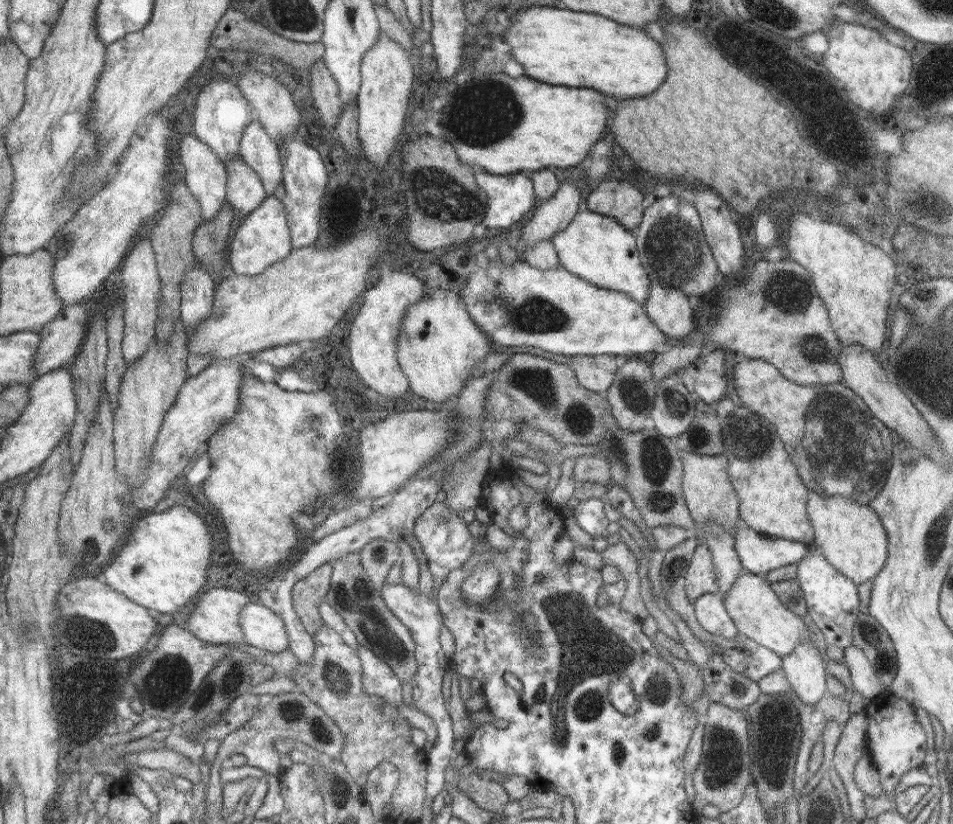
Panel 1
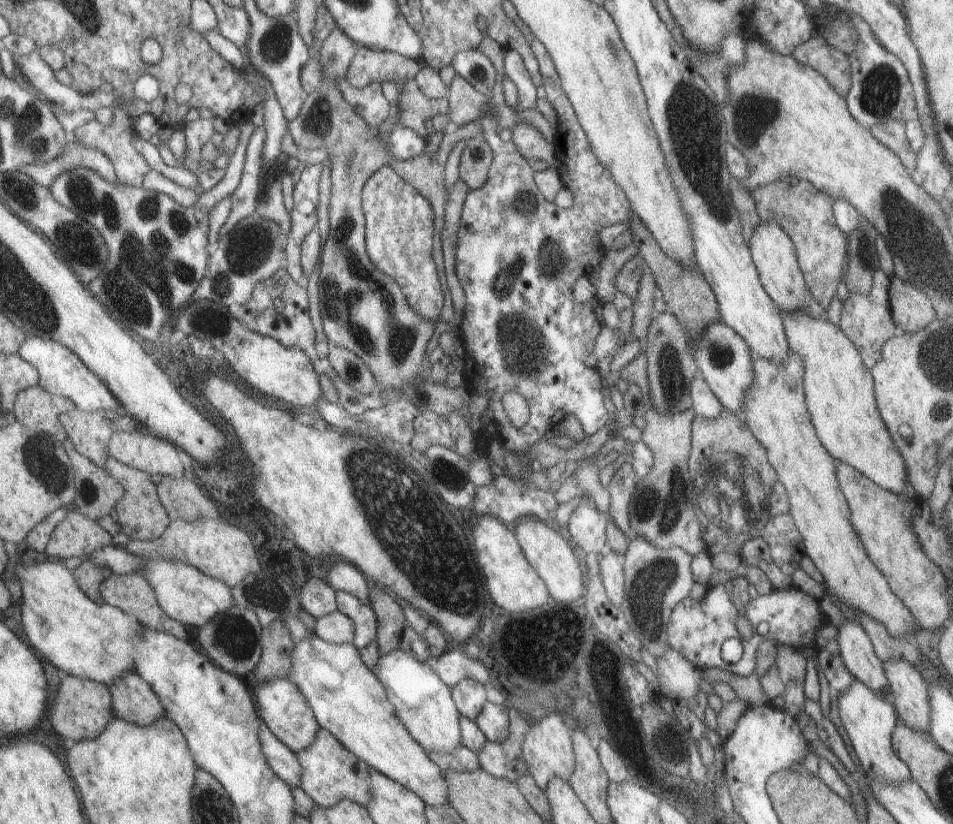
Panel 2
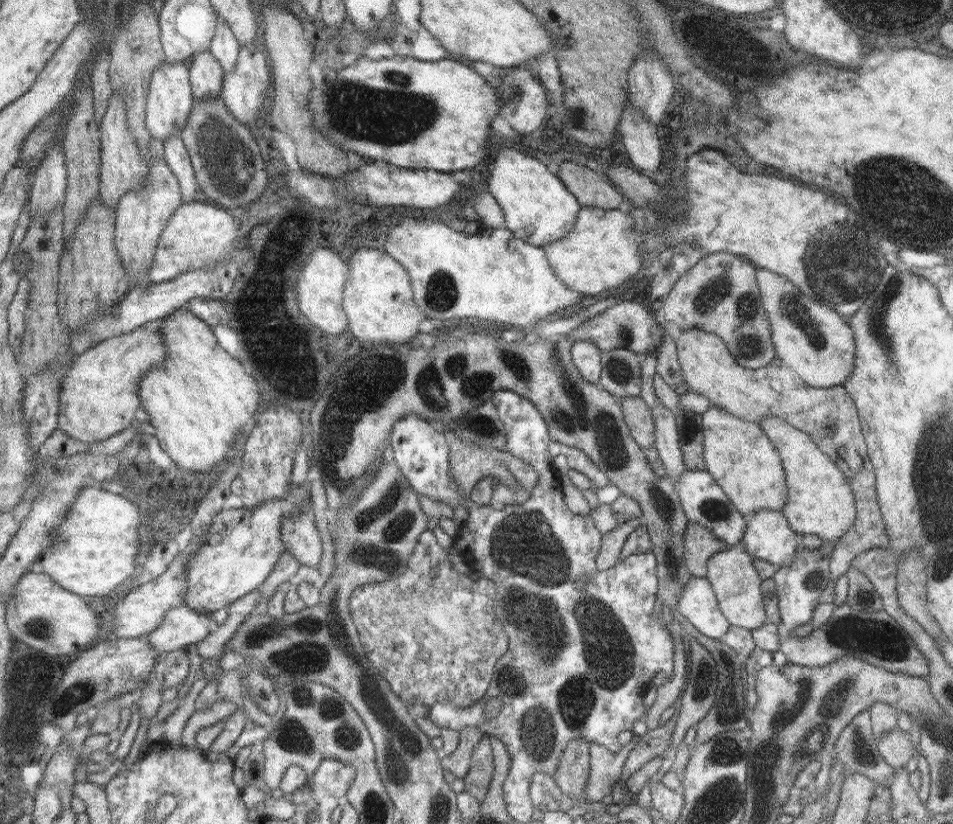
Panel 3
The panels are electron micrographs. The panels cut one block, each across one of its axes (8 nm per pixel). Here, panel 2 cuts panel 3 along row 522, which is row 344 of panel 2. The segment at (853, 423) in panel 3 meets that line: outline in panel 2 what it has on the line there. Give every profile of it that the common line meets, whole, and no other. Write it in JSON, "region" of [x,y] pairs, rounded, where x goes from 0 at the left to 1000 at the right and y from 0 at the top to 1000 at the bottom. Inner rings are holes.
{"region":[[[924,328],[918,330],[916,337],[916,352],[908,359],[899,359],[893,357],[885,371],[882,371],[882,393],[880,398],[887,403],[887,408],[897,417],[897,422],[901,425],[908,447],[916,447],[922,434],[924,434],[924,422],[935,413],[948,405],[948,400],[943,396],[939,396],[937,383],[935,383],[935,367],[933,367],[933,345],[935,337],[929,335]]]}

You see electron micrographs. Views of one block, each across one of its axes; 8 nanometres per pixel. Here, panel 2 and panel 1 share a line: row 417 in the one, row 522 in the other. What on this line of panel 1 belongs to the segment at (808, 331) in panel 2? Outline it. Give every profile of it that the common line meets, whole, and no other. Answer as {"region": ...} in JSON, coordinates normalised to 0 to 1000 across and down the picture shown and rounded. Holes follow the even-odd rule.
{"region":[[[847,595],[845,621],[849,624],[849,631],[855,641],[855,655],[851,660],[853,670],[866,675],[868,684],[872,684],[872,689],[876,689],[889,704],[893,704],[895,709],[906,709],[910,704],[916,704],[922,692],[927,692],[933,675],[933,650],[924,636],[924,629],[912,614],[899,612],[897,607],[882,600],[864,604]]]}

